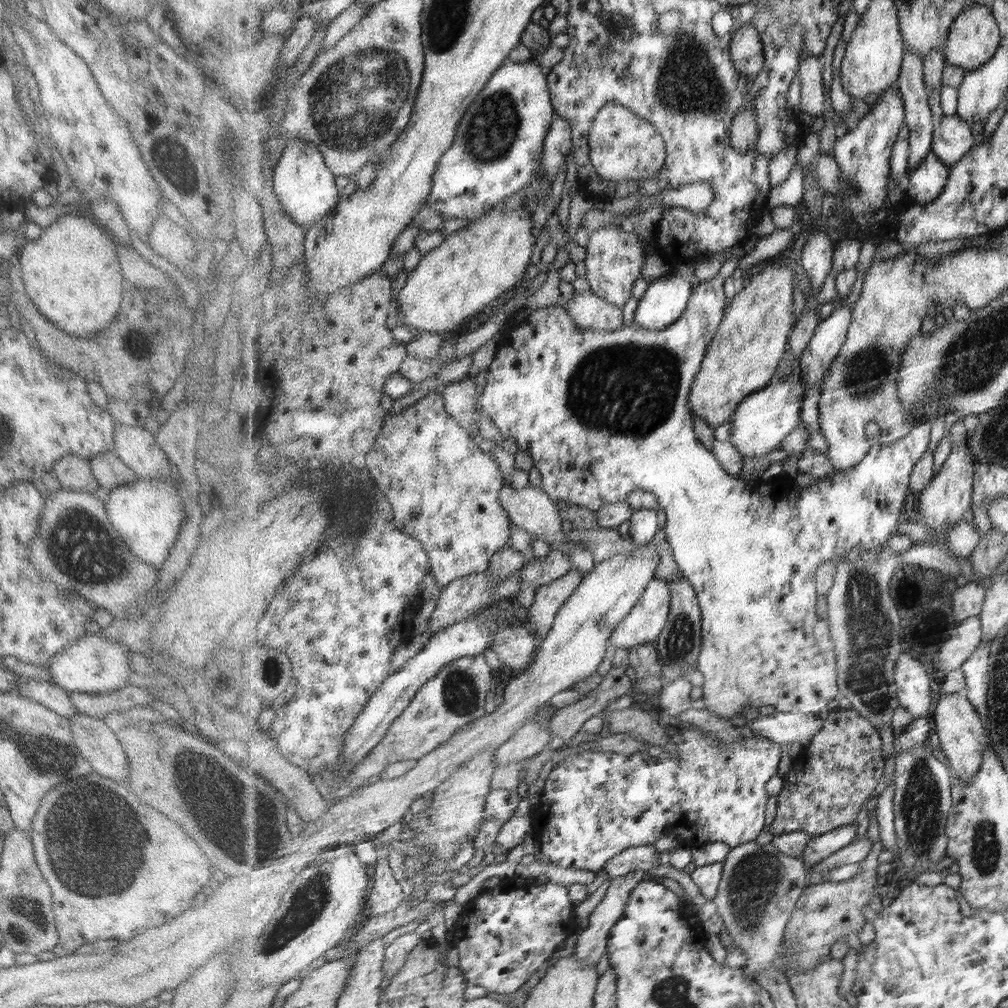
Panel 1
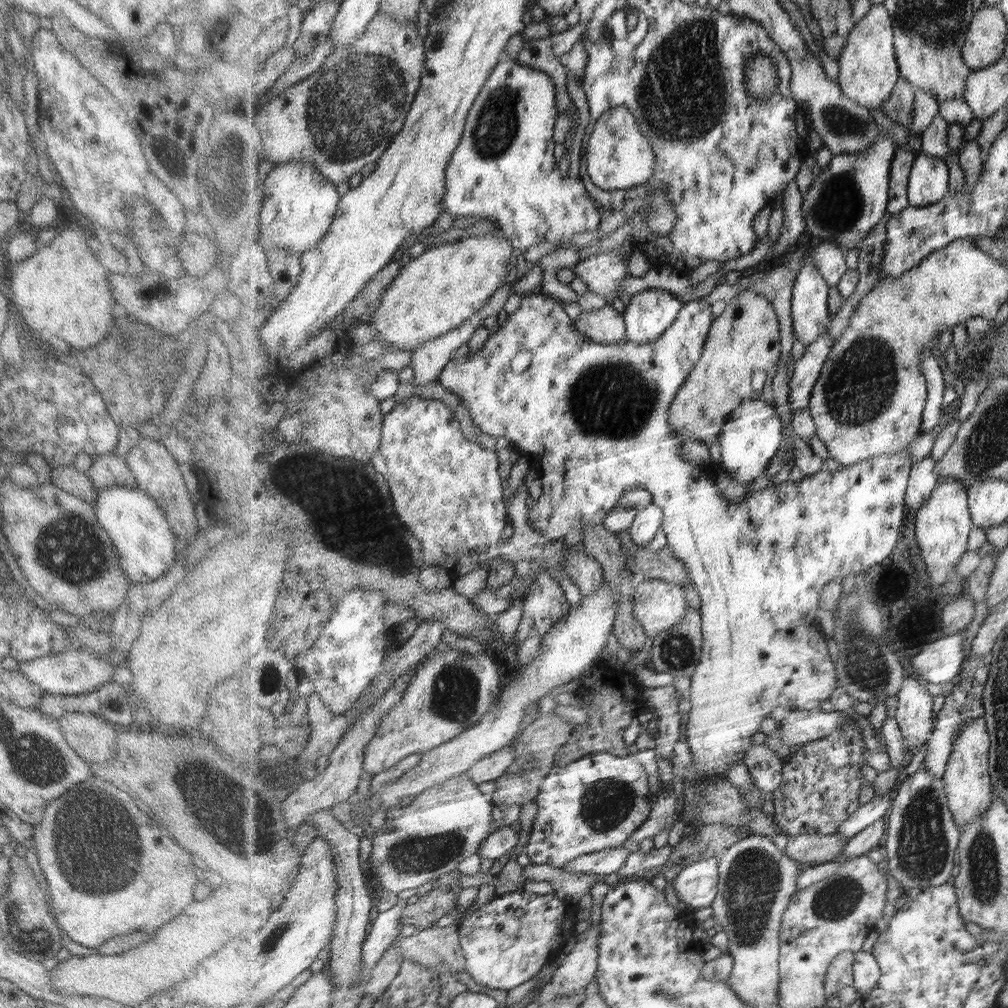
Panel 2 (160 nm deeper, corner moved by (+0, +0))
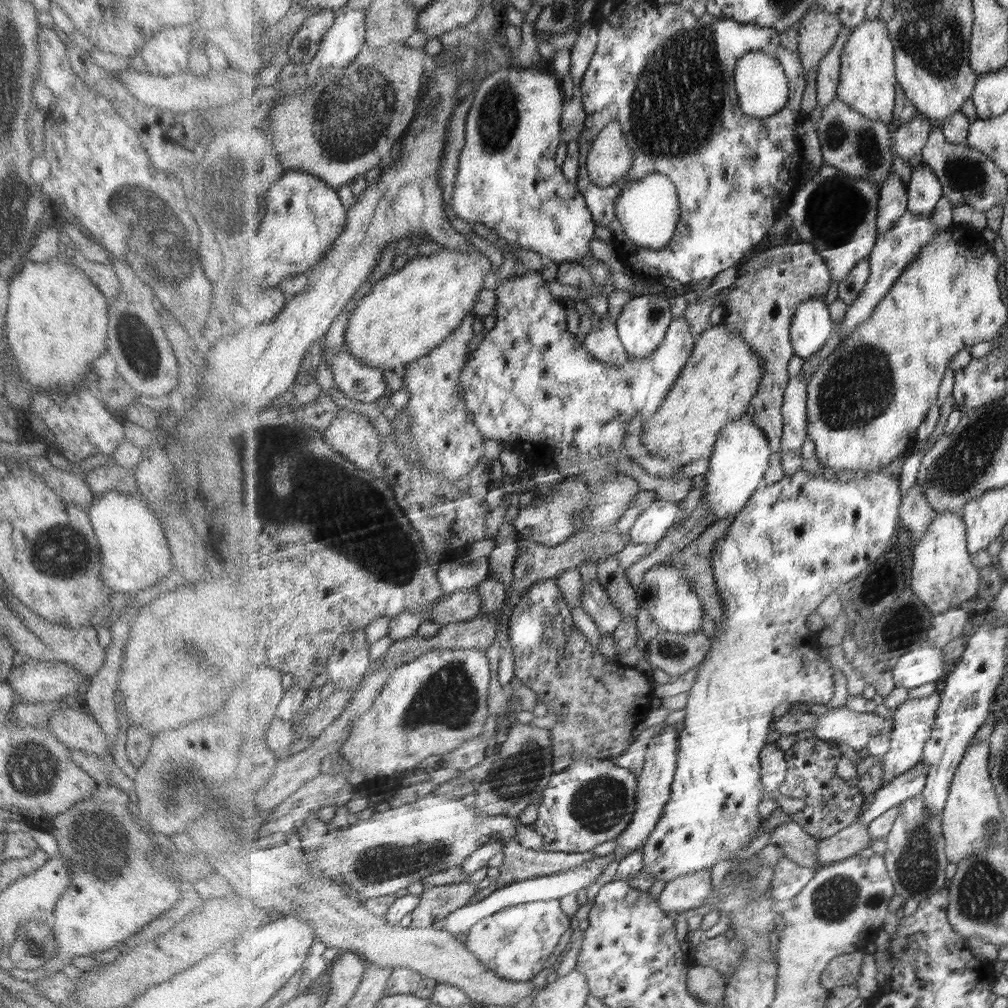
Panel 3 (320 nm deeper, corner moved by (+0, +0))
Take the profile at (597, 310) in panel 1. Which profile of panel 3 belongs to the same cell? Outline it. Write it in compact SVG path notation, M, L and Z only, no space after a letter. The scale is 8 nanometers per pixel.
M606 318L599 326L591 327L590 332L583 338L585 349L609 366L622 366L630 359L619 339L616 323Z

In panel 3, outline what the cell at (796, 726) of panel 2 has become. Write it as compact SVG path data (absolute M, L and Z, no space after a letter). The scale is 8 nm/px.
M842 706L822 714L813 732L821 740L836 741L853 752L863 752L876 736L892 736L894 726L894 716L888 719Z

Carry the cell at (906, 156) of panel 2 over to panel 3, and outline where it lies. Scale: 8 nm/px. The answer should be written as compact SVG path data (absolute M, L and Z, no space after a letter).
M892 170L880 188L877 215L878 234L891 230L907 211L908 187L903 185L903 180Z

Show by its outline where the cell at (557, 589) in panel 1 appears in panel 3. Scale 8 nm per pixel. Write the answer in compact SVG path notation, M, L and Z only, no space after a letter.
M548 578L547 580L541 580L533 584L531 588L528 588L525 594L517 599L517 604L515 604L508 622L507 634L510 639L510 644L514 648L514 674L516 678L520 679L525 686L536 693L537 703L541 702L546 704L549 713L559 714L558 720L555 721L550 728L553 743L554 771L557 773L563 772L575 762L589 758L615 759L619 757L620 754L624 754L629 746L631 746L631 742L635 742L636 732L640 728L641 721L645 718L646 714L651 712L651 700L653 700L655 694L654 685L651 683L649 674L635 666L623 665L617 661L613 661L609 664L609 659L597 652L596 646L591 644L591 642L587 640L587 636L577 628L577 624L575 624L575 620L573 620L573 608L563 596L557 579Z

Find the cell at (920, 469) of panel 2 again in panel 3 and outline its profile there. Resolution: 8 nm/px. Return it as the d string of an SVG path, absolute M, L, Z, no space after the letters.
M914 483L902 498L900 522L912 533L912 540L917 543L936 519L938 512L928 503L920 484Z

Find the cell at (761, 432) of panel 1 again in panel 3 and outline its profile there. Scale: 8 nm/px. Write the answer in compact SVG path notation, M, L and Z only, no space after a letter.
M743 416L743 419L727 424L719 435L713 454L709 458L709 468L704 474L706 487L703 496L706 502L706 518L711 526L719 520L729 518L731 514L738 515L750 502L751 497L763 486L765 472L769 470L769 456L773 454L769 439L751 417Z

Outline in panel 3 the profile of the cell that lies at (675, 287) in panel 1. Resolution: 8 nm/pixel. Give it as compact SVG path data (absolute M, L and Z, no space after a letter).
M651 287L644 295L632 297L624 306L616 325L619 330L619 339L627 350L628 356L636 358L651 357L666 339L670 324L673 323L671 304L668 294L660 287Z

